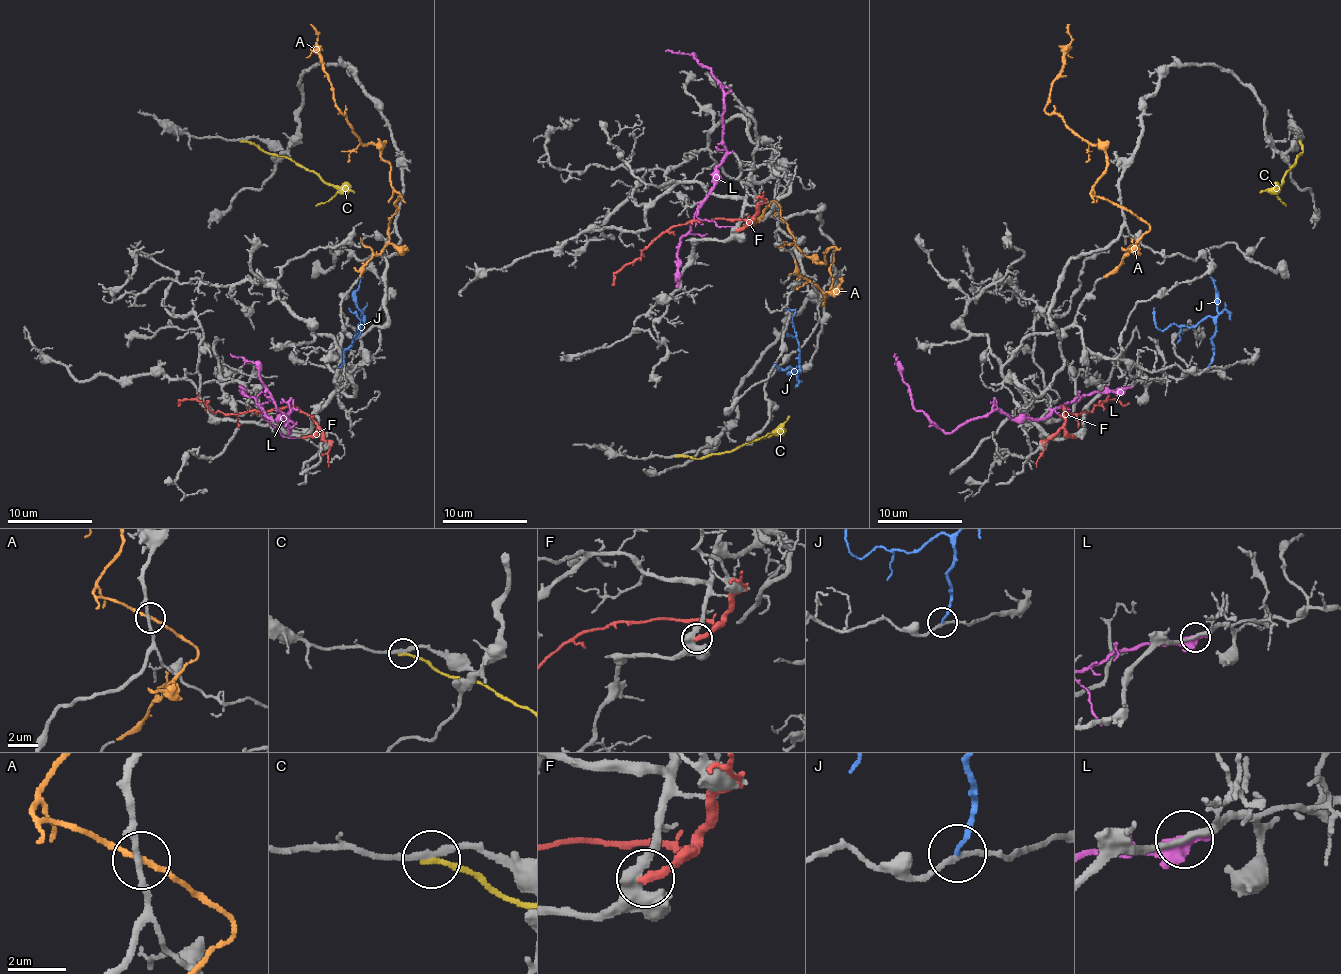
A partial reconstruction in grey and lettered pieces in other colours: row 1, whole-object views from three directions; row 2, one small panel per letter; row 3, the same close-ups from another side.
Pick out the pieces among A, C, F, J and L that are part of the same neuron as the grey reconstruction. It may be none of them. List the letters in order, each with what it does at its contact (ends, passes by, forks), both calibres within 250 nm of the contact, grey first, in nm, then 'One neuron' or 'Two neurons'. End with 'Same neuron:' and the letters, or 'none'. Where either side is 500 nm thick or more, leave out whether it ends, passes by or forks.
A: It passes by. Thickness 200 nm (grey) against 160 nm. One neuron
C: It ends there. Thickness 200 nm (grey) against 200 nm. Two neurons
F: It ends there. Thickness 400 nm (grey) against 320 nm. Two neurons
J: It ends there. Thickness 160 nm (grey) against 170 nm. Two neurons
L: Thickness 240 nm (grey) against 650 nm. Two neurons
Same neuron: A

